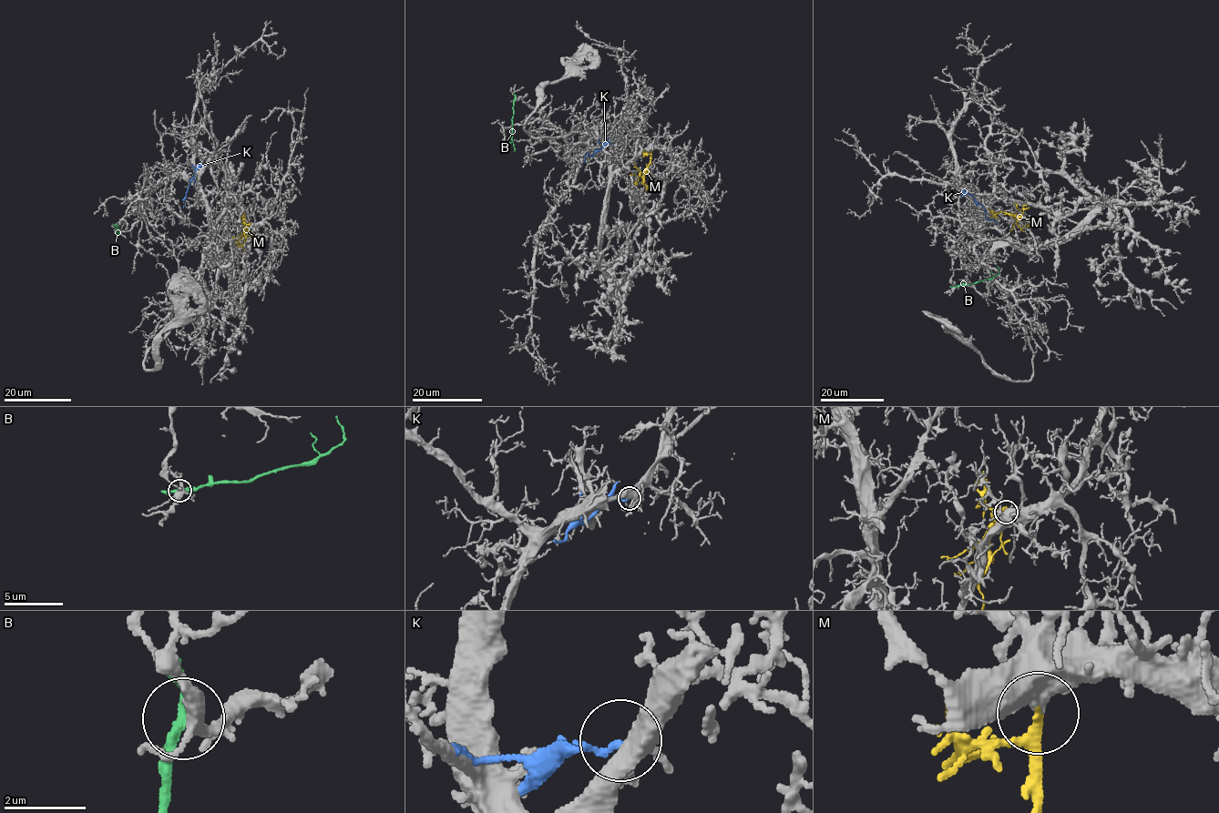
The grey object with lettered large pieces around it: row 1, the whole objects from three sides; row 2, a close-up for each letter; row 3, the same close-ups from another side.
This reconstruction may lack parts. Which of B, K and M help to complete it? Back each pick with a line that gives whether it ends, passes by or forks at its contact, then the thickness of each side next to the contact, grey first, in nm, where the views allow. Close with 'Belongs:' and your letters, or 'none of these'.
M: it passes by | 600/200 nm
Belongs: M

